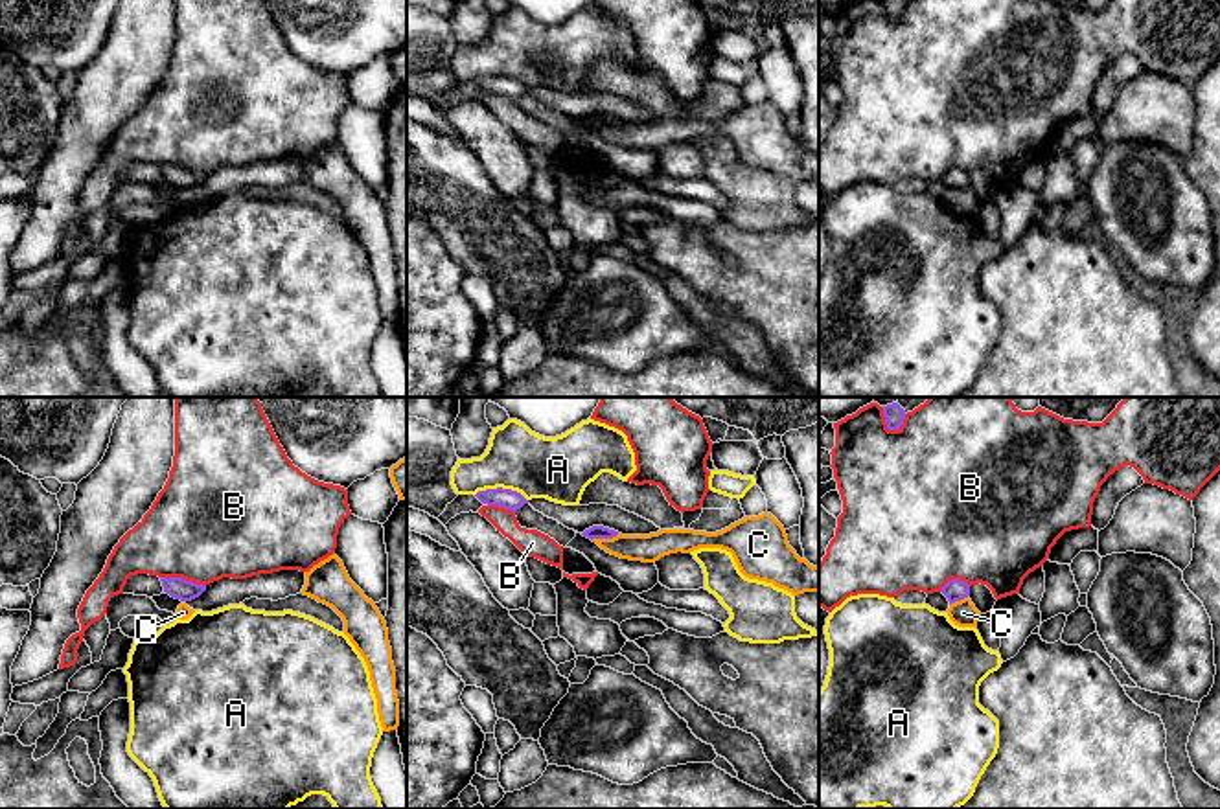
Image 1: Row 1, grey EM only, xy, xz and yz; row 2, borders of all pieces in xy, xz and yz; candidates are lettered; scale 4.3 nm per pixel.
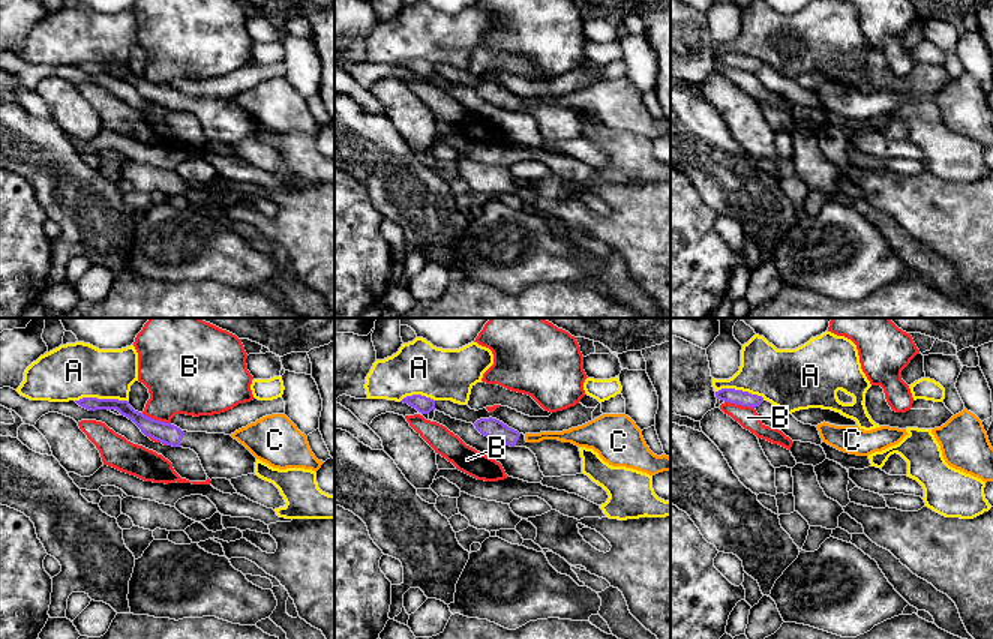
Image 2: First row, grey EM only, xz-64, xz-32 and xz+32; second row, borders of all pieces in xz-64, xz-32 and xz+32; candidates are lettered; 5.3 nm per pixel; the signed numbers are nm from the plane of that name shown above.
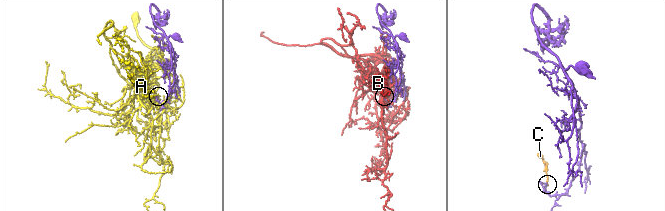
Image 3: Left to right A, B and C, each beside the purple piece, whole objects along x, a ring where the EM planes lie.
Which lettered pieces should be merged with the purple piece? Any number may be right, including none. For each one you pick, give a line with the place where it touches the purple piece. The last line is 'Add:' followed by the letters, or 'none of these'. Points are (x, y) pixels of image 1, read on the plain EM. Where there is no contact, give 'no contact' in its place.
Add: none of these

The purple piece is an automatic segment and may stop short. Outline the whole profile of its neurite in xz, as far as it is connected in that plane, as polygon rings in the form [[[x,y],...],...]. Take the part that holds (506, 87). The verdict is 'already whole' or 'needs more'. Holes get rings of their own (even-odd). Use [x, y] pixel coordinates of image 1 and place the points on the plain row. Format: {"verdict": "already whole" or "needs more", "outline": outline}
{"verdict": "already whole", "outline": [[[502,75],[478,79],[475,85],[482,92],[499,94],[513,101],[521,97],[524,92],[528,92],[528,88],[521,81]]]}

